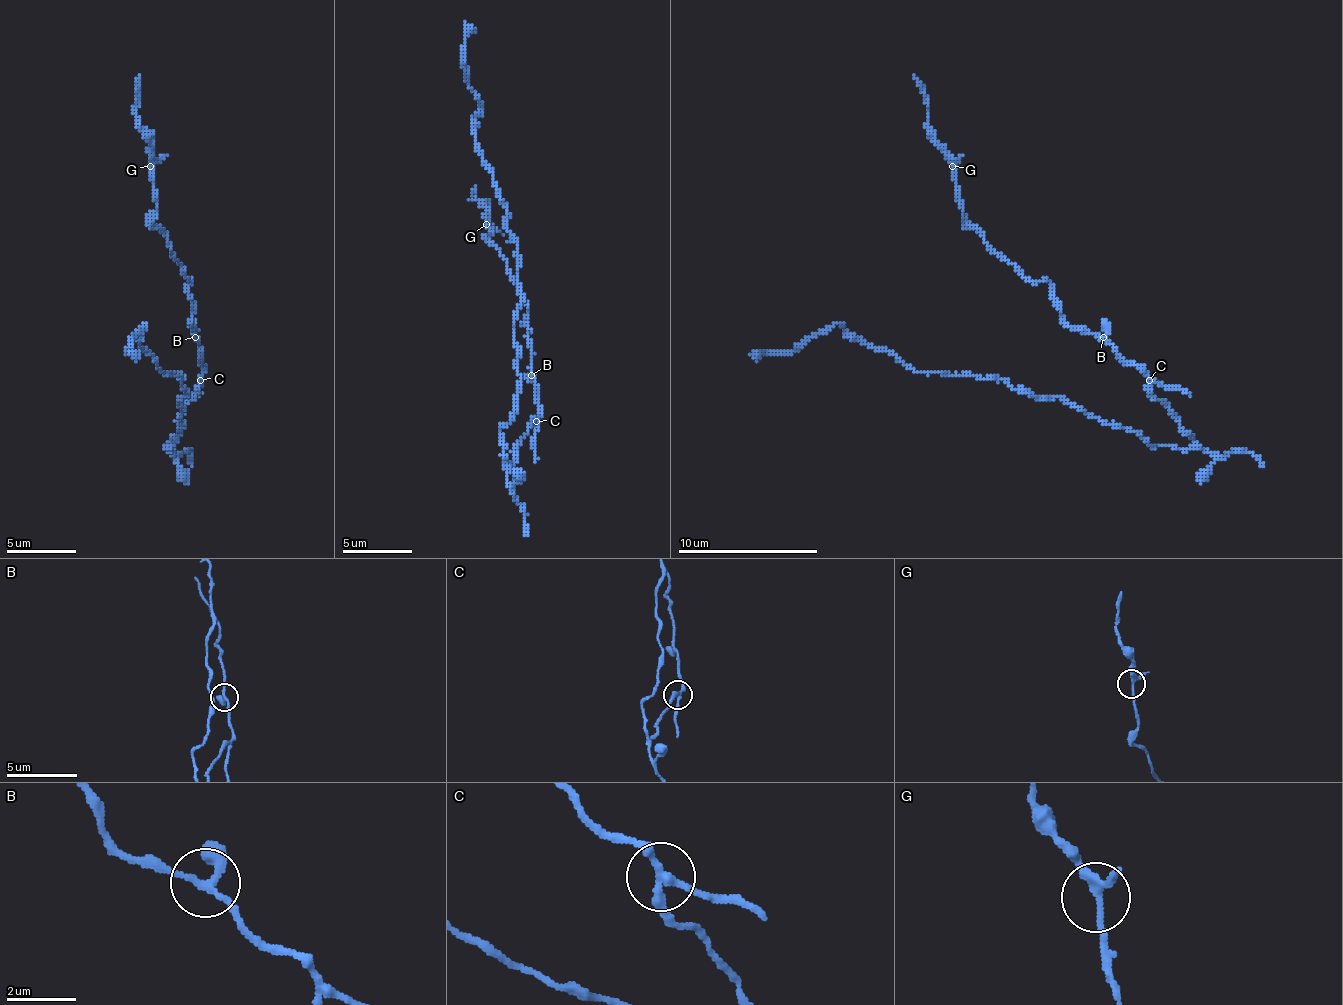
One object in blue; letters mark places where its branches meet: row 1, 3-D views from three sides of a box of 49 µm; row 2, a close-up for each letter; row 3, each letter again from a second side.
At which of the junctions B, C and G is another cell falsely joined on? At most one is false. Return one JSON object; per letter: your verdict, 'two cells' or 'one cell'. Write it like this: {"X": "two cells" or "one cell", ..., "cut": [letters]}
{"B": "one cell", "C": "two cells", "G": "one cell", "cut": ["C"]}

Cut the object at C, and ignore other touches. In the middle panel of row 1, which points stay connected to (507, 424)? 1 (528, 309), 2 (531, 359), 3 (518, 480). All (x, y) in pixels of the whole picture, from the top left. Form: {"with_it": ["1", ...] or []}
{"with_it": ["3"]}

